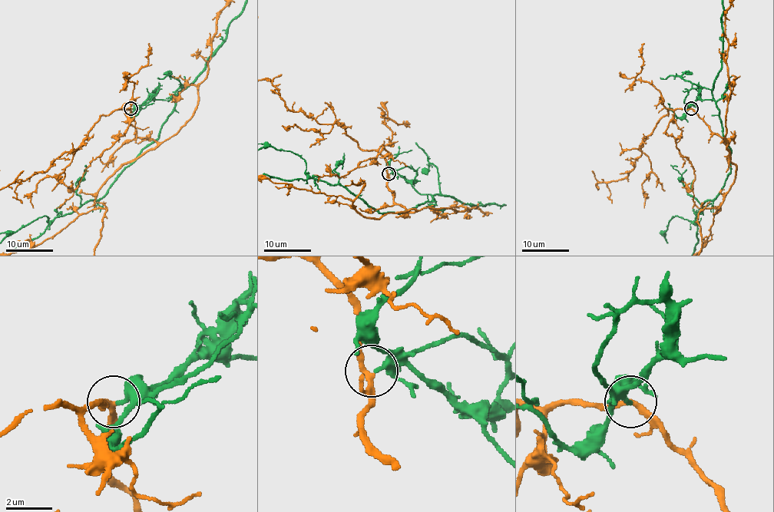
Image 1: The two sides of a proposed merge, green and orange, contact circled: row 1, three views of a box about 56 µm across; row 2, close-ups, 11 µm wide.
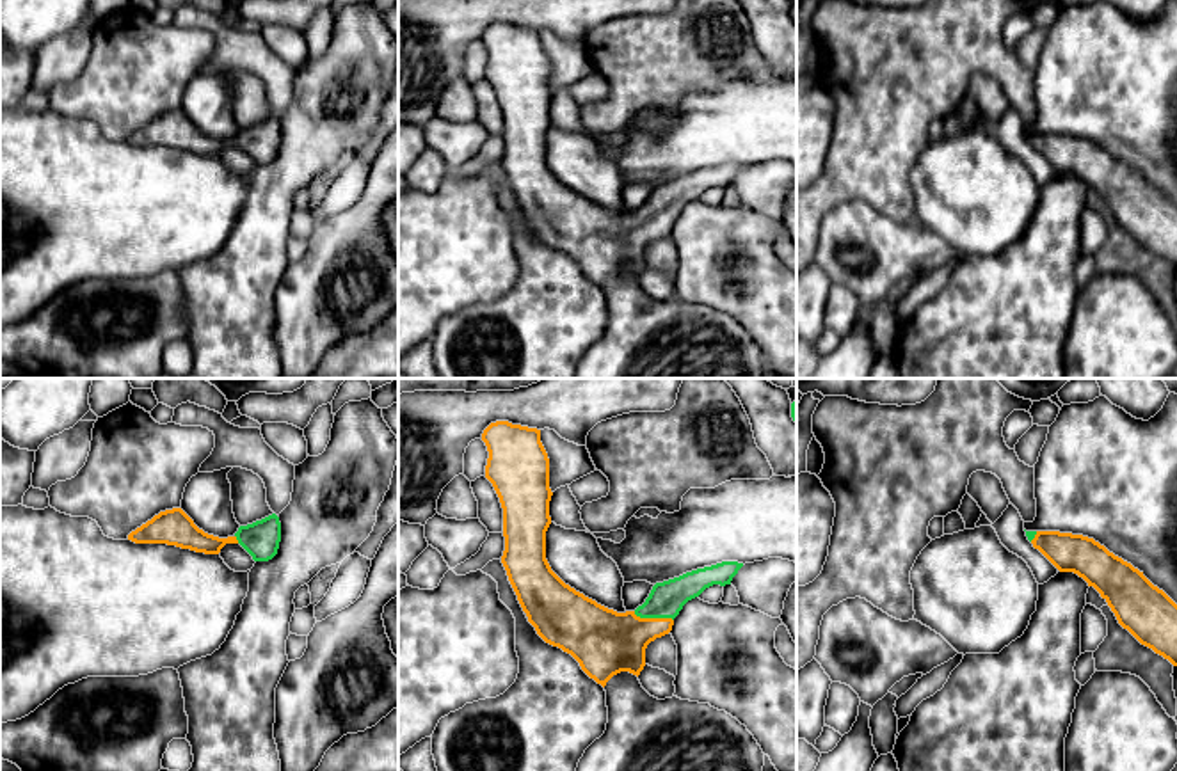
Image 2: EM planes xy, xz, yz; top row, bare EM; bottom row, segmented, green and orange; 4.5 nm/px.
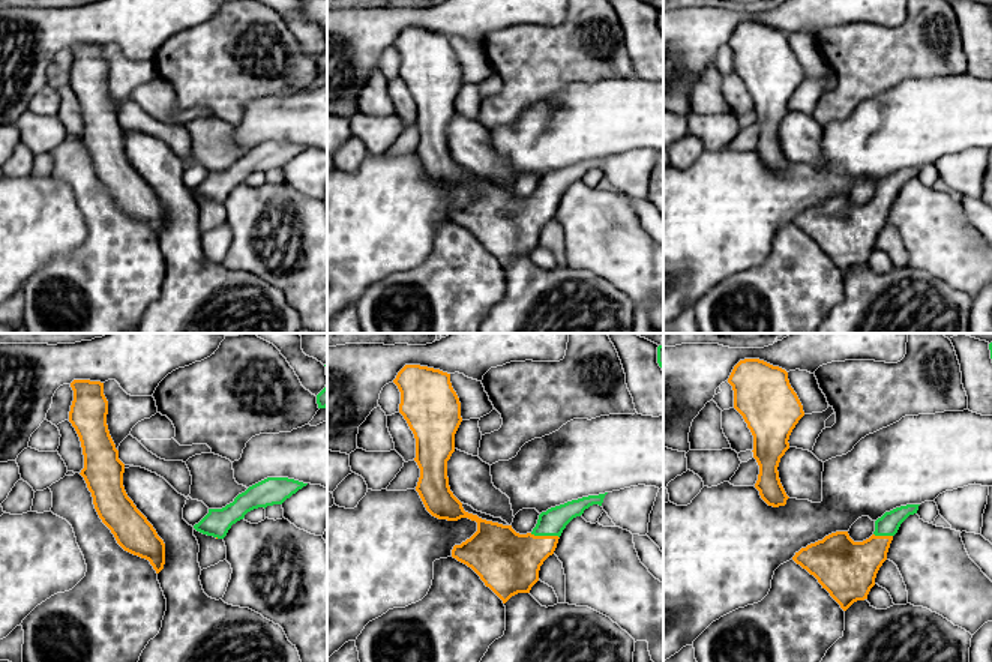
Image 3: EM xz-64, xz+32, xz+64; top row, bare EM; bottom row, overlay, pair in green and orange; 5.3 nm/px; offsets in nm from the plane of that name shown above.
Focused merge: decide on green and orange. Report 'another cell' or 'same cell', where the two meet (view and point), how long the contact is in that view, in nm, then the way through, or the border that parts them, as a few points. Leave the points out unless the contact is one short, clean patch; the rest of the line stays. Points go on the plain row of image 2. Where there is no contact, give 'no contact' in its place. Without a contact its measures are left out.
another cell | xz (653, 219) | 190 nm

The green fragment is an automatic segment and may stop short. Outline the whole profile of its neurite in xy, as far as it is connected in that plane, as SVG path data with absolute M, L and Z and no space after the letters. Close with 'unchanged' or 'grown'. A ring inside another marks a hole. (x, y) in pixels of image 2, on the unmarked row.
M272 115L252 126L240 128L235 139L254 163L268 163L277 156L281 144L279 119Z; unchanged

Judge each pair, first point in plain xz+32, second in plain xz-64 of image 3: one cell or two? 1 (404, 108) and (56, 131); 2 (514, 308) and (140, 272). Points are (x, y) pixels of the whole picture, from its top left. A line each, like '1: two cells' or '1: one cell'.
1: two cells
2: two cells

